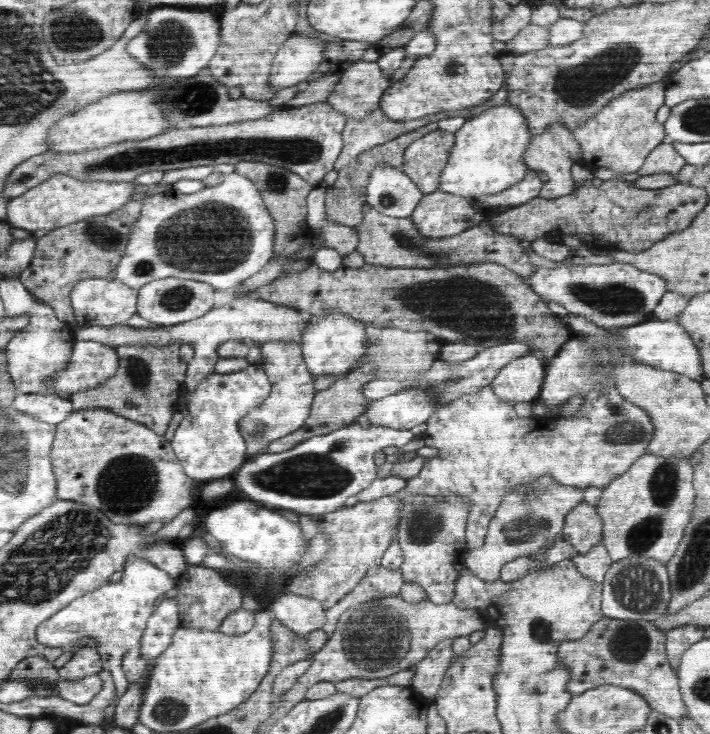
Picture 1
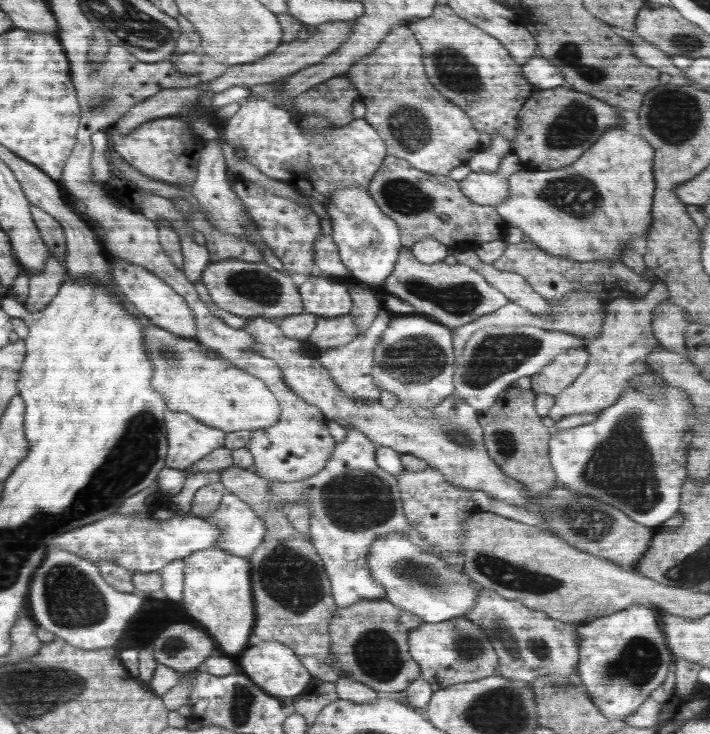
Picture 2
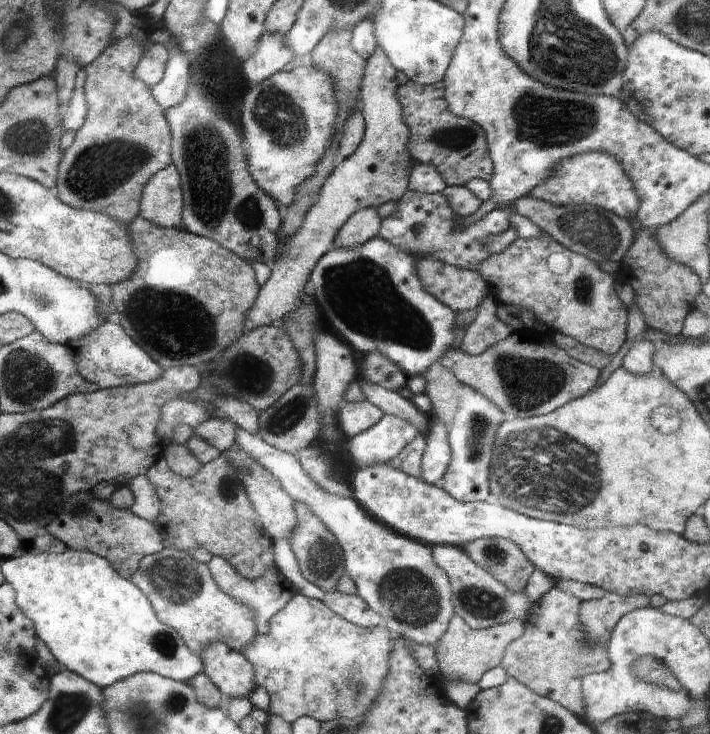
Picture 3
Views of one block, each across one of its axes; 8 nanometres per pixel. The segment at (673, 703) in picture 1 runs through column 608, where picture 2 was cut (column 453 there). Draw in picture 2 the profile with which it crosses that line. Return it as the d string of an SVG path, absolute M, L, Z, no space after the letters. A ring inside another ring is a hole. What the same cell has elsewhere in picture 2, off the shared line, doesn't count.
M452 617L441 623L423 623L408 636L410 656L420 665L421 677L431 684L433 692L453 684L485 679L496 672L499 665L486 632L466 617Z

